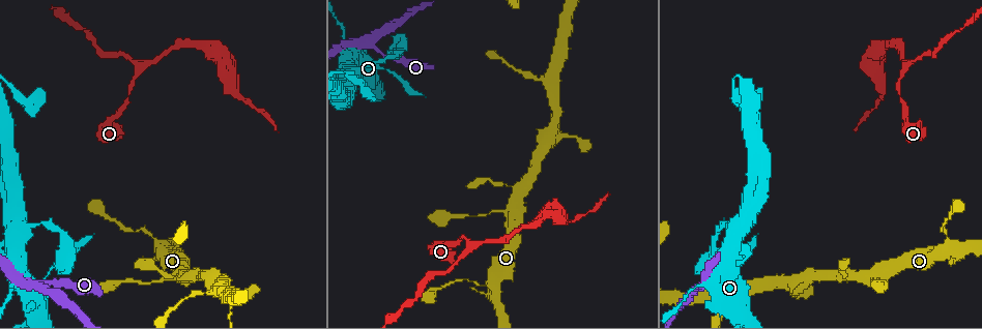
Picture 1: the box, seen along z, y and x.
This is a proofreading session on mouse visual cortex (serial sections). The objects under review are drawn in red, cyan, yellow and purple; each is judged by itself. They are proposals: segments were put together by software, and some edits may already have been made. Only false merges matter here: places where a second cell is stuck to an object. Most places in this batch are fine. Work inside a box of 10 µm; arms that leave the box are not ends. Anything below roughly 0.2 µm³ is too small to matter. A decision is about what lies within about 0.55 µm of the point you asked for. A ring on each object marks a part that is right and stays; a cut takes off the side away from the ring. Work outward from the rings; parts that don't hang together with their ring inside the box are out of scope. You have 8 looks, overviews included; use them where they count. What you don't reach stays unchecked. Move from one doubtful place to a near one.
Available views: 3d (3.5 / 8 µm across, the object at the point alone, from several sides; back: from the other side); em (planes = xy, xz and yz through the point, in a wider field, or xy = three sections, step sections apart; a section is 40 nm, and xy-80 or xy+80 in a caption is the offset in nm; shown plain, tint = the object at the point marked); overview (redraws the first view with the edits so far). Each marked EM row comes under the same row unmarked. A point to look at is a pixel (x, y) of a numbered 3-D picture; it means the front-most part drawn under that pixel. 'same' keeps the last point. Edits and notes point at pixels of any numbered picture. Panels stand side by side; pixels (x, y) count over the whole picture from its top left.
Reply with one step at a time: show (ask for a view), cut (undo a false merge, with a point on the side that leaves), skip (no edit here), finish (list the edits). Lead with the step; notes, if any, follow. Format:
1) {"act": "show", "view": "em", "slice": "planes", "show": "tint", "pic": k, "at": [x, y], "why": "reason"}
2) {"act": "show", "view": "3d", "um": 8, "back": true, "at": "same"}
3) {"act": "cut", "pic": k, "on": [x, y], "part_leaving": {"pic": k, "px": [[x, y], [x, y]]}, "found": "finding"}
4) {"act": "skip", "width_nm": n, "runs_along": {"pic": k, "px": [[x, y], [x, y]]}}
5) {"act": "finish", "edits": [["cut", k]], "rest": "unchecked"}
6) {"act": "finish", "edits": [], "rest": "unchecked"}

{"act": "show", "view": "3d", "um": 3.5, "pic": 1, "at": [23, 227], "why": "four or more arms meet"}

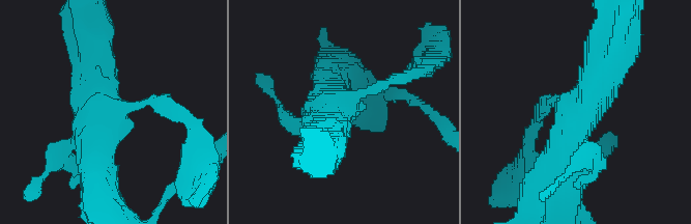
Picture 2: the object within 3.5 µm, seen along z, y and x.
{"act": "show", "view": "em", "slice": "xy", "step": 2, "show": "tint", "pic": 2, "at": [345, 101], "arms": 4, "arm_widths_nm": [150, 200, 500, 600], "why": "shape alone is not enough"}

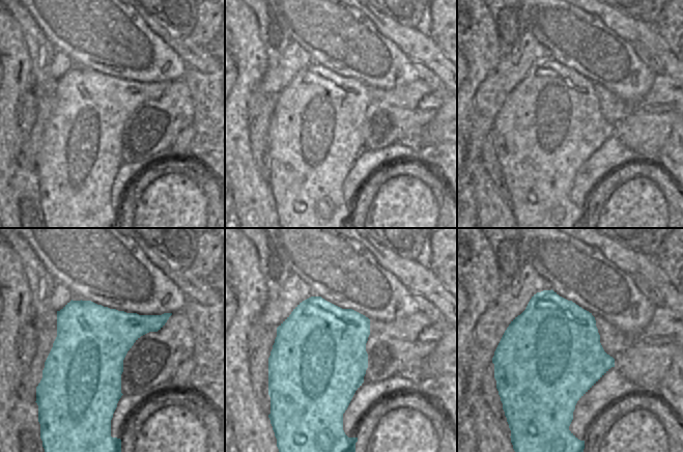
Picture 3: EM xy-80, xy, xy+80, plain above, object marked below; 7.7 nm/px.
{"act": "skip", "runs_along": {"pic": 2, "px": [[550, 180], [613, 56]]}, "found": "continuous, no second cell"}

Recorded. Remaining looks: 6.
{"act": "show", "view": "3d", "um": 3.5, "pic": 1, "at": [372, 43], "why": "sharp bend"}

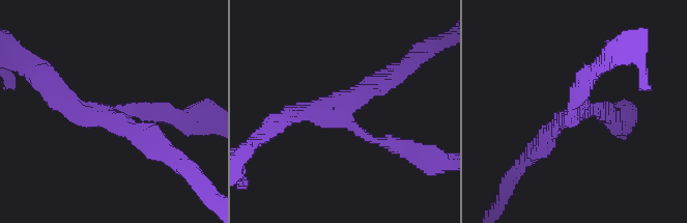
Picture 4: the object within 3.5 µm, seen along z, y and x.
{"act": "skip", "runs_along": {"pic": 4, "px": [[610, 117], [571, 114], [542, 146]]}, "found": "one cell here"}

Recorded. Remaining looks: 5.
{"act": "show", "view": "3d", "um": 3.5, "pic": 1, "at": [552, 82], "why": "three arms meet"}

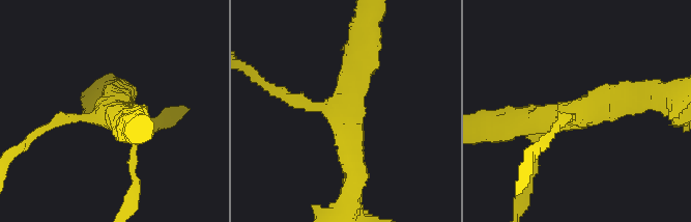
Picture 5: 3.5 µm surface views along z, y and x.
{"act": "show", "view": "em", "slice": "xy", "step": 3, "show": "tint", "pic": 5, "at": [347, 110], "arms": 3, "arm_widths_nm": [150, 350, 450], "why": "need the tissue"}

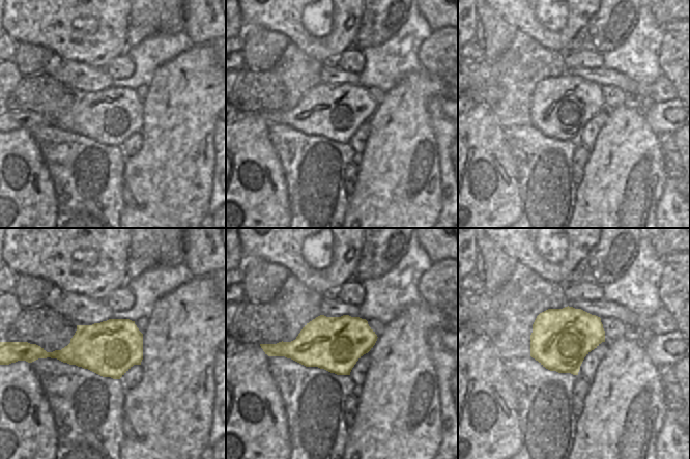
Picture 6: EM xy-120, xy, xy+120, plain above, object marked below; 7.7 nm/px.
{"act": "skip", "runs_along": {"pic": 5, "px": [[638, 98], [514, 122]]}, "found": "one cell here"}

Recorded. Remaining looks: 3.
{"act": "finish", "edits": [], "rest": "unchecked"}

